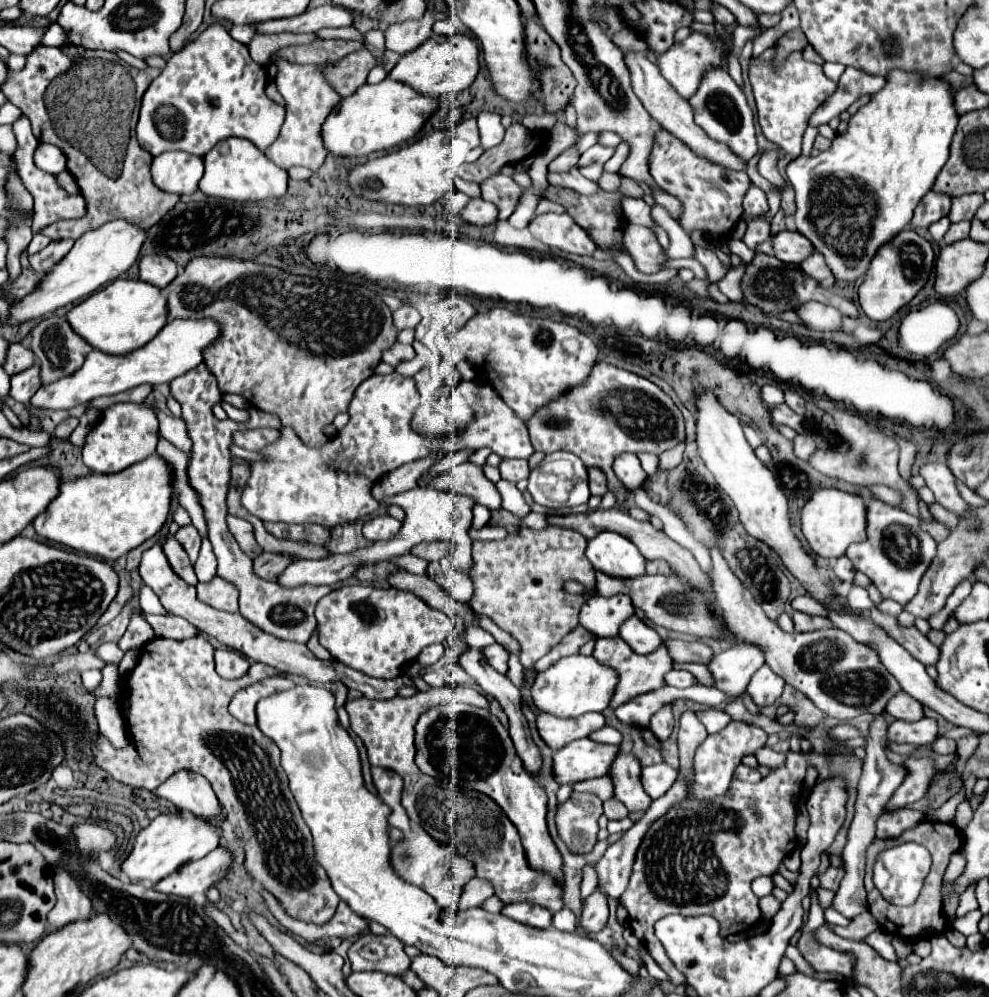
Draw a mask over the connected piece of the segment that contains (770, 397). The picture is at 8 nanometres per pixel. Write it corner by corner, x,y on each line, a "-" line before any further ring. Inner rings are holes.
769,384
769,386
763,386
761,396
763,396
763,402
765,402
765,406
767,406
769,410
785,402
785,398
783,398
783,390
781,390
781,386
779,386
779,384

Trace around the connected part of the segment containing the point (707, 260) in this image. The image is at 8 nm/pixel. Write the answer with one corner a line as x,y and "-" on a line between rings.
695,248
695,258
707,268
707,274
709,274
709,282
715,282
715,280
721,280
727,272
723,272
723,264
721,264
721,260
713,254
713,252
709,252
709,250
705,250
705,248

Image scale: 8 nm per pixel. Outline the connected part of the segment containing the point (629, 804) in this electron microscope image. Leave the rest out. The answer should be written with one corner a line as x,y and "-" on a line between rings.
619,752
619,756
615,756
609,768
613,794
617,800
625,804
629,812
645,812
651,804
651,798
643,792
643,786
639,780
641,770
643,770
641,762
627,752

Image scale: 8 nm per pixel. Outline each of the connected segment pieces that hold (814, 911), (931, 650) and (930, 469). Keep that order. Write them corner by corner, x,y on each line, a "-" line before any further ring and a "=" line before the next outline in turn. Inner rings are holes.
811,890
811,908
809,908
809,918
803,924
803,936
797,942
797,948
801,956
811,964
813,970
817,972
837,972
845,978
853,976
853,958
849,954
837,952
833,948
823,946
815,938
815,930
825,923
824,911
818,900
818,894
=
871,608
871,620
879,624
891,638
895,638
915,660
921,664
935,664
939,658
939,648
927,640
915,626
903,628
897,624
897,616
883,614
879,608
=
925,462
919,466
919,474
925,480
925,486
935,494
935,500
955,514
963,514
967,510
965,500
959,496
955,488
955,476
947,468
947,464

